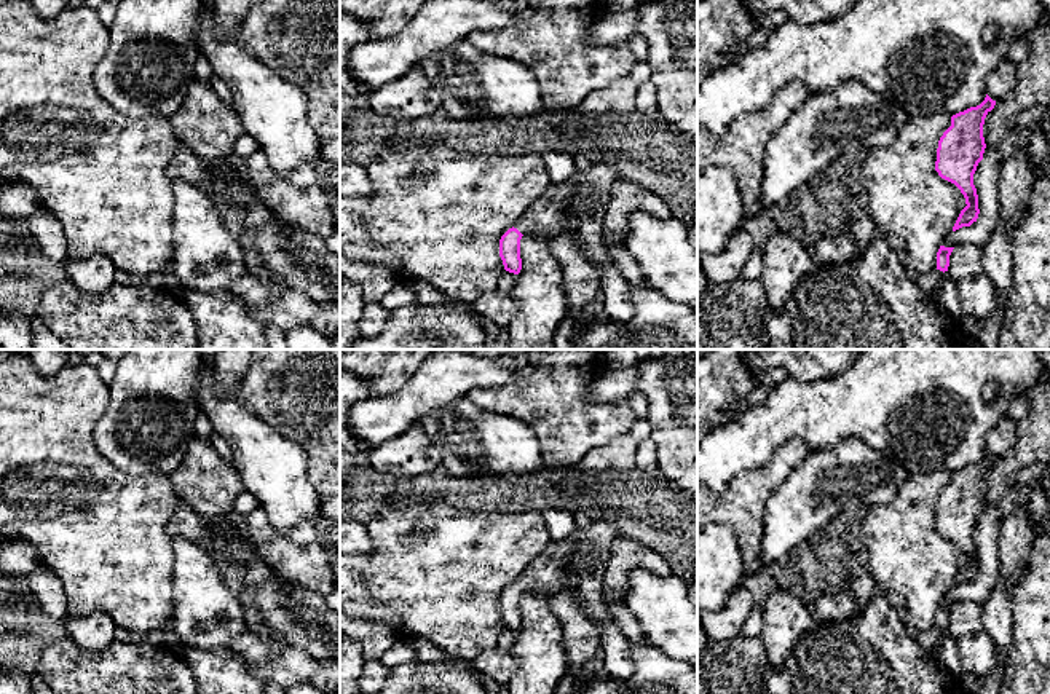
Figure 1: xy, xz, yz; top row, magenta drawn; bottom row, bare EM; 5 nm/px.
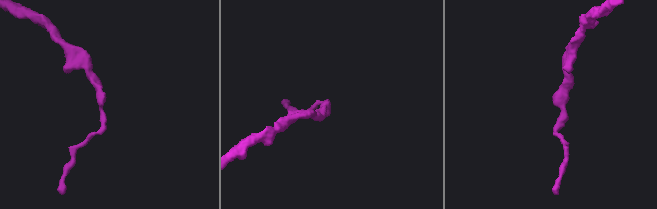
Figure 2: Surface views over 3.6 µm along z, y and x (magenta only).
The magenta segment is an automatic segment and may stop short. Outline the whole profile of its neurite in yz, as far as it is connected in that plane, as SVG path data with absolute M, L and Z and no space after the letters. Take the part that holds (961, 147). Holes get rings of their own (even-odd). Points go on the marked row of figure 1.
M986 94L980 105L953 115L951 126L938 140L935 171L961 190L967 204L961 211L953 231L970 227L980 214L973 174L986 148L983 137L985 118L994 105L996 101Z

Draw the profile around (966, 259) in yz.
M972 243L957 244L949 255L948 276L957 282L980 274L981 255L983 249Z

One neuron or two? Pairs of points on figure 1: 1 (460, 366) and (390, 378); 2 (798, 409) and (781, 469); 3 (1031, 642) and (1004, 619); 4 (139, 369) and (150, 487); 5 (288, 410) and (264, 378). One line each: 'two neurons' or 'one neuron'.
1: two neurons
2: two neurons
3: two neurons
4: two neurons
5: one neuron

